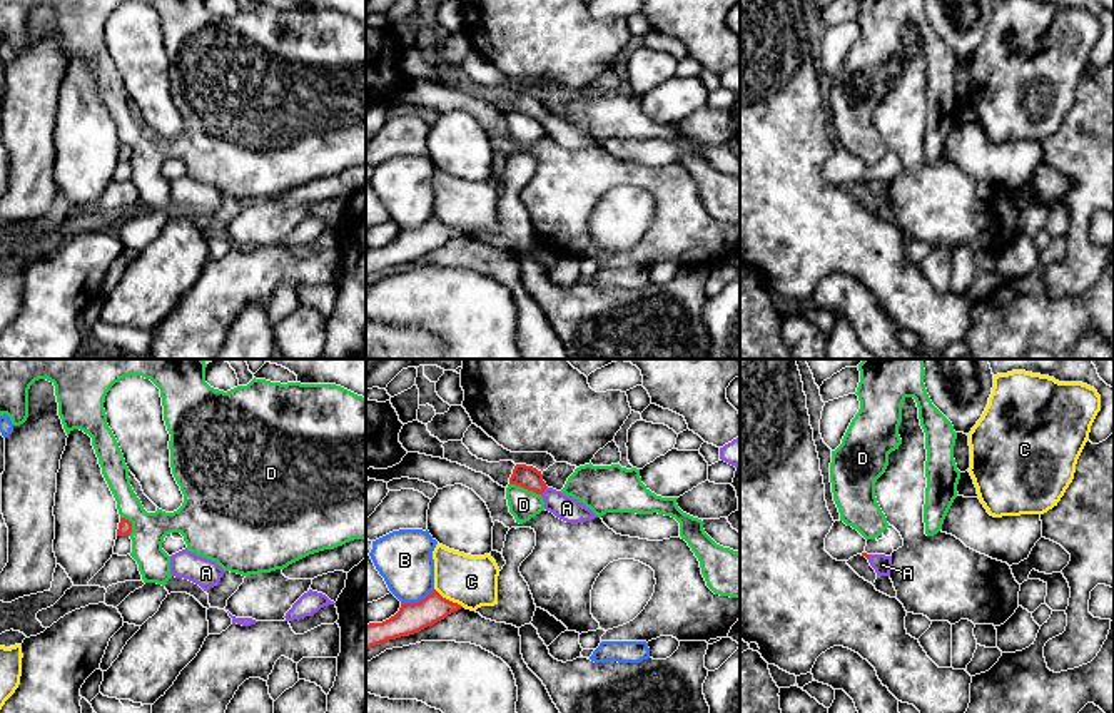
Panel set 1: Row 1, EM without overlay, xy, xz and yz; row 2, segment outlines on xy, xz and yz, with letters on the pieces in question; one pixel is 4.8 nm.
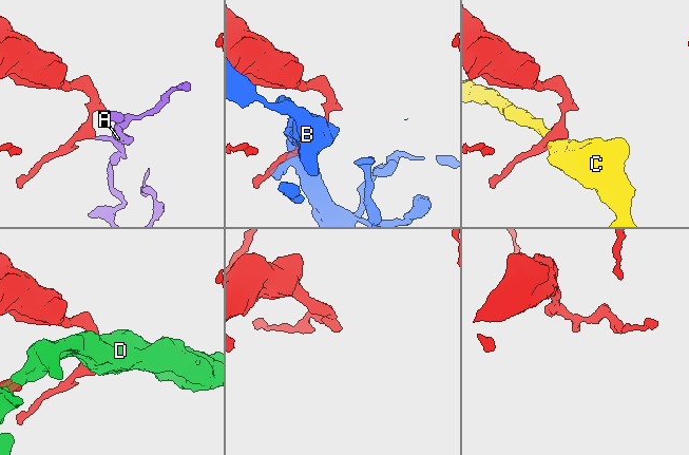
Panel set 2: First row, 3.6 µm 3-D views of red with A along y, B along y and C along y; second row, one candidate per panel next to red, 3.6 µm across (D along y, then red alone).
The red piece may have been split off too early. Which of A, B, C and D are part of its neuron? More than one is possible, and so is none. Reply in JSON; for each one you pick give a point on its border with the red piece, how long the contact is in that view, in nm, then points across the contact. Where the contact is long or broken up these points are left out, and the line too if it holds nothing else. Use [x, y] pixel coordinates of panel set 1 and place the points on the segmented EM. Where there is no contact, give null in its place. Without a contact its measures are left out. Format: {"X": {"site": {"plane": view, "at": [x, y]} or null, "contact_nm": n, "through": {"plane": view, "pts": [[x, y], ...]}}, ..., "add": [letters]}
{"A": {"site": {"plane": "xz", "at": [543, 491]}, "contact_nm": 50, "through": {"plane": "xz", "pts": [[530, 478], [543, 491], [567, 508]]}}, "add": ["A"]}

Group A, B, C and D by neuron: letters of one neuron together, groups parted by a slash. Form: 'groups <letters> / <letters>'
groups A / B / C / D

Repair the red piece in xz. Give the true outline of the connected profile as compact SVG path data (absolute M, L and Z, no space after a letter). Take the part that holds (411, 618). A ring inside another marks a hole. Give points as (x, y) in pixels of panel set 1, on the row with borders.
M433 589L419 603L401 603L399 611L382 623L366 625L366 650L389 640L409 636L433 626L463 606Z

